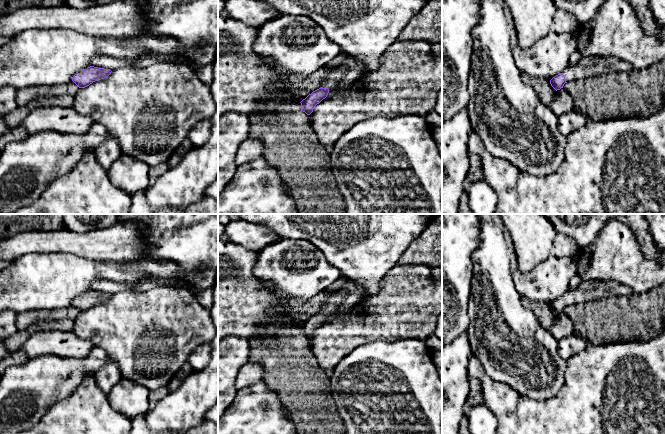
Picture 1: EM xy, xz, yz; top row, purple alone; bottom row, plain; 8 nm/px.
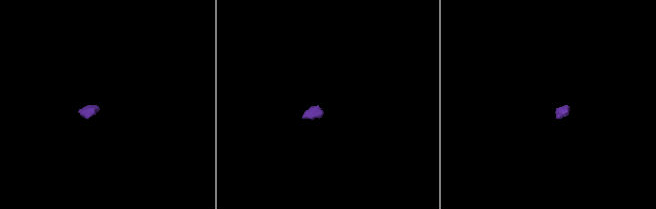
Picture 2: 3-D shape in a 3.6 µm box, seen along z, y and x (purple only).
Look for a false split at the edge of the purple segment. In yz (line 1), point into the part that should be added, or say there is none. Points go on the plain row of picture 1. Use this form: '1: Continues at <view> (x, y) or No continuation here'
1: Continues at yz (586, 291)

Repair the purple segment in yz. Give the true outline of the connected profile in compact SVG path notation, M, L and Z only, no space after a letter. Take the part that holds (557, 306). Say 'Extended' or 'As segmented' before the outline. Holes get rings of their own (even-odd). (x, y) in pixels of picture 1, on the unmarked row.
Extended. M614 280L608 281L582 281L574 290L568 290L564 295L550 304L551 310L557 315L564 308L592 300L608 297L630 296L632 288Z

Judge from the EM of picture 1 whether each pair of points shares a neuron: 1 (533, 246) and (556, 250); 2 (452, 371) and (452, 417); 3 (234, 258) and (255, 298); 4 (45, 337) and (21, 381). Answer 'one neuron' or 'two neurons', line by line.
1: two neurons
2: one neuron
3: one neuron
4: two neurons

